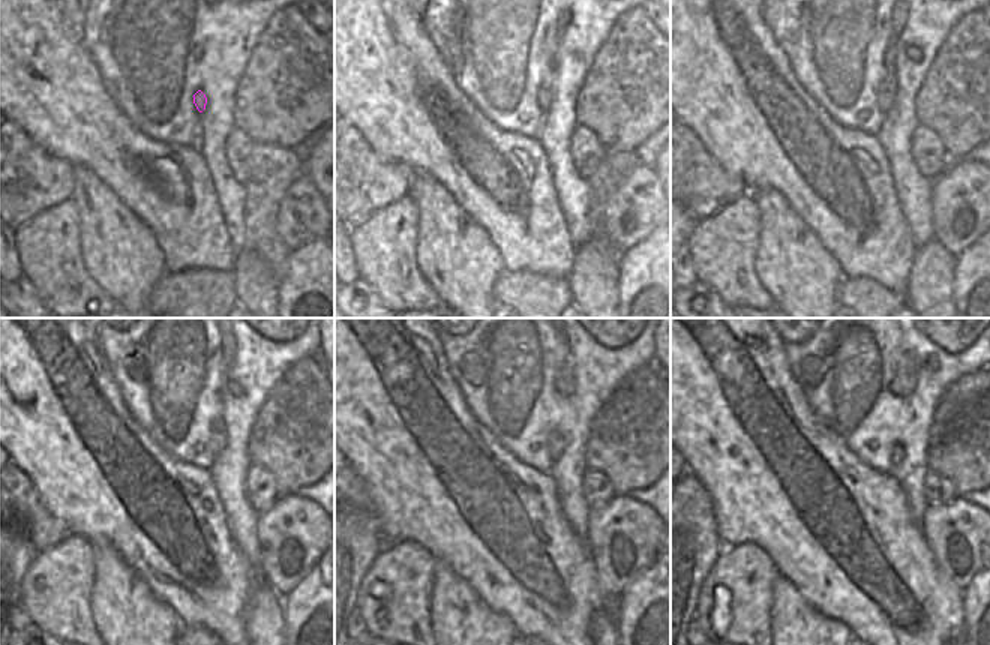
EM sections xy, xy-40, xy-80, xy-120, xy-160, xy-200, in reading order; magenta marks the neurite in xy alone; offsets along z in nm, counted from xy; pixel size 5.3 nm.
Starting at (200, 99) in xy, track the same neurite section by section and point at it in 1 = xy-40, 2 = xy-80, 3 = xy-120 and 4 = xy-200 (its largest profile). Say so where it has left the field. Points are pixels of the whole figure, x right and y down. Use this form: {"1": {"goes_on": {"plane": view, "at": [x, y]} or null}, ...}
{"1": {"goes_on": {"plane": "xy-40", "at": [545, 96]}}, "2": {"goes_on": {"plane": "xy-80", "at": [887, 90]}}, "3": {"goes_on": {"plane": "xy-120", "at": [218, 435]}}, "4": {"goes_on": {"plane": "xy-200", "at": [896, 455]}}}

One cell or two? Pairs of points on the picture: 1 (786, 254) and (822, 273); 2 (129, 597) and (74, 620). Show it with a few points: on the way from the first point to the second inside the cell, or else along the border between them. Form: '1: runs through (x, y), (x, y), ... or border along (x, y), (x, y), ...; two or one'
1: runs through (795, 263), (806, 273), (813, 273); one
2: border along (93, 579), (92, 621), (98, 629); two

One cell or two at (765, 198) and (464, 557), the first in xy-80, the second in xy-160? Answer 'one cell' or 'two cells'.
two cells

